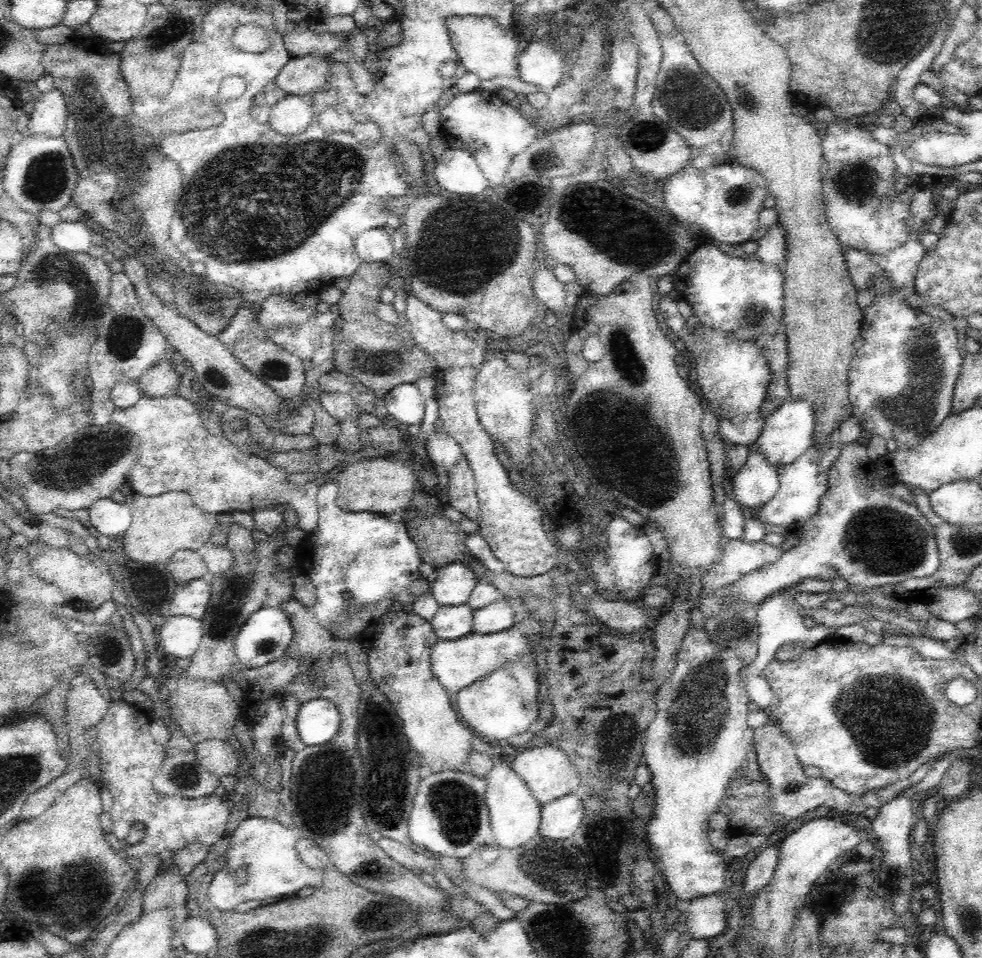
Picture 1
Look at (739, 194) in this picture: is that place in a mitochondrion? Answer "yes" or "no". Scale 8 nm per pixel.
yes

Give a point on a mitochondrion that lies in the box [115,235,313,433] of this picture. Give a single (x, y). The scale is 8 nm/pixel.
(274, 370)

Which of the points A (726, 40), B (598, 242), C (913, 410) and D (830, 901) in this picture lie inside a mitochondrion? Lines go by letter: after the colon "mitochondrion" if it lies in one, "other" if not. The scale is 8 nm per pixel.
A: other
B: mitochondrion
C: mitochondrion
D: other

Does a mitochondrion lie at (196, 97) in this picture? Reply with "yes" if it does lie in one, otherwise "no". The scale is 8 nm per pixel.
no

